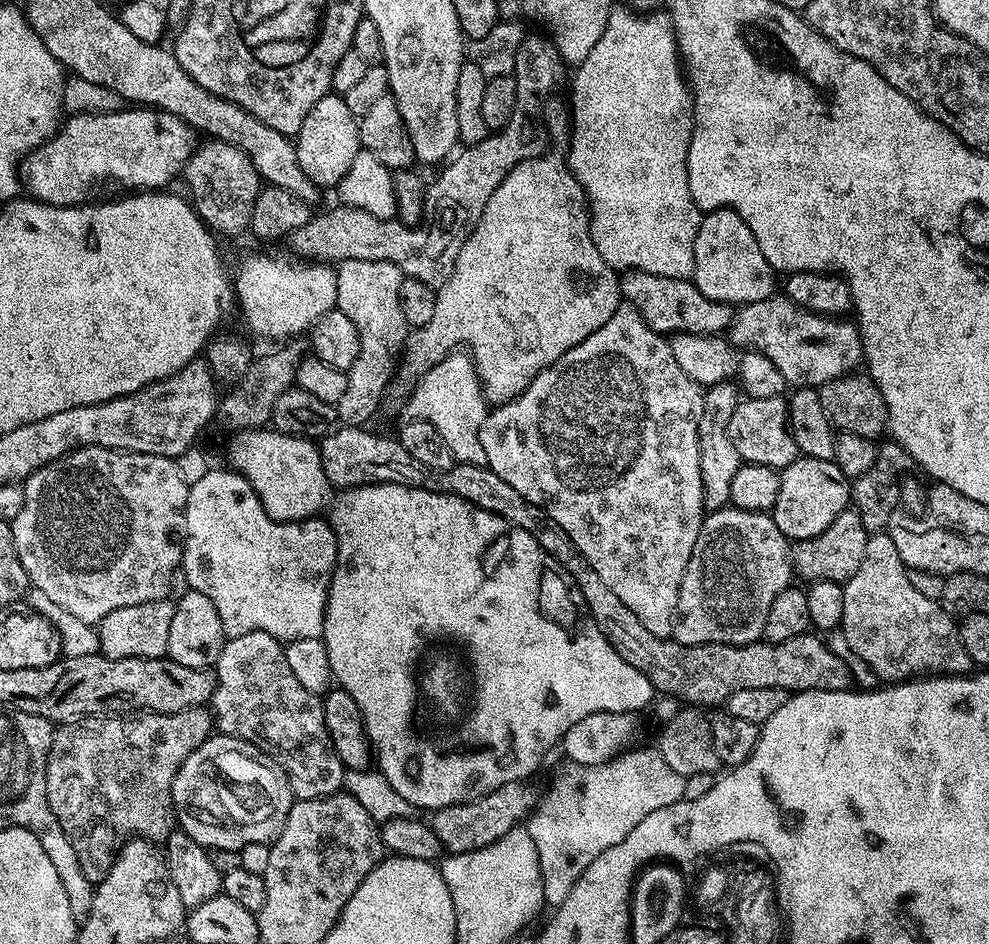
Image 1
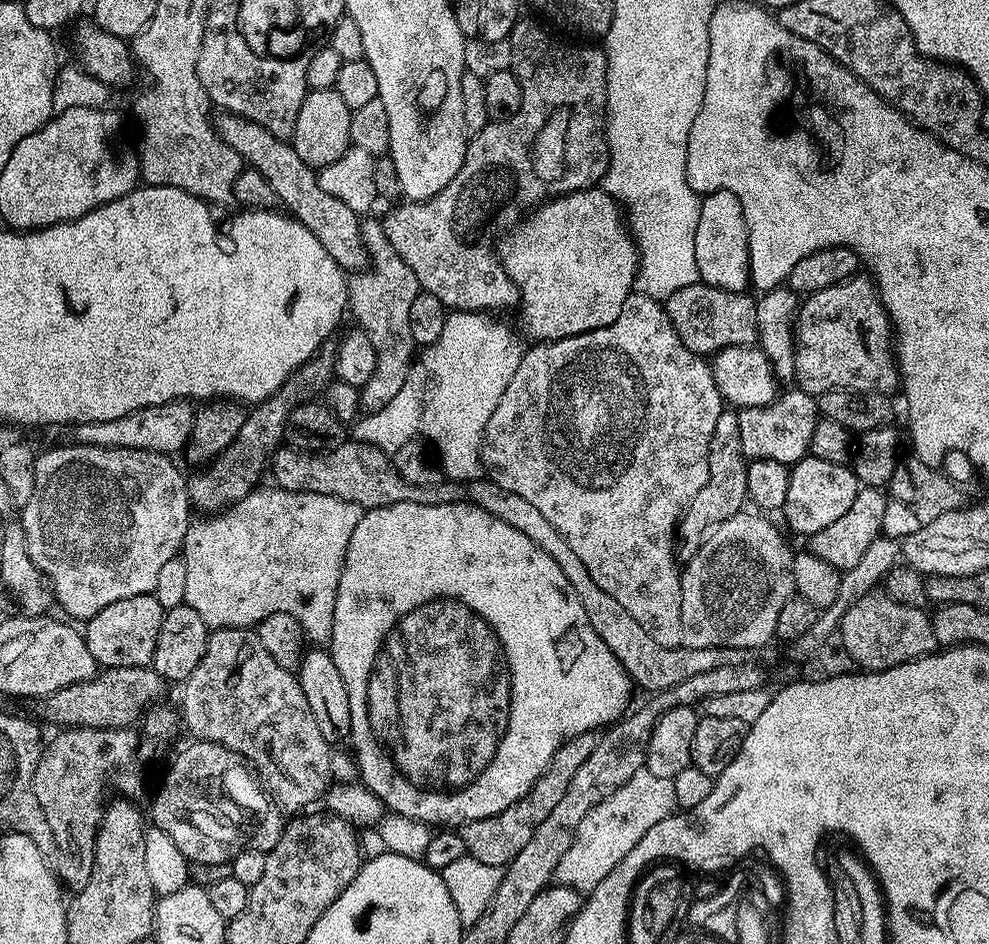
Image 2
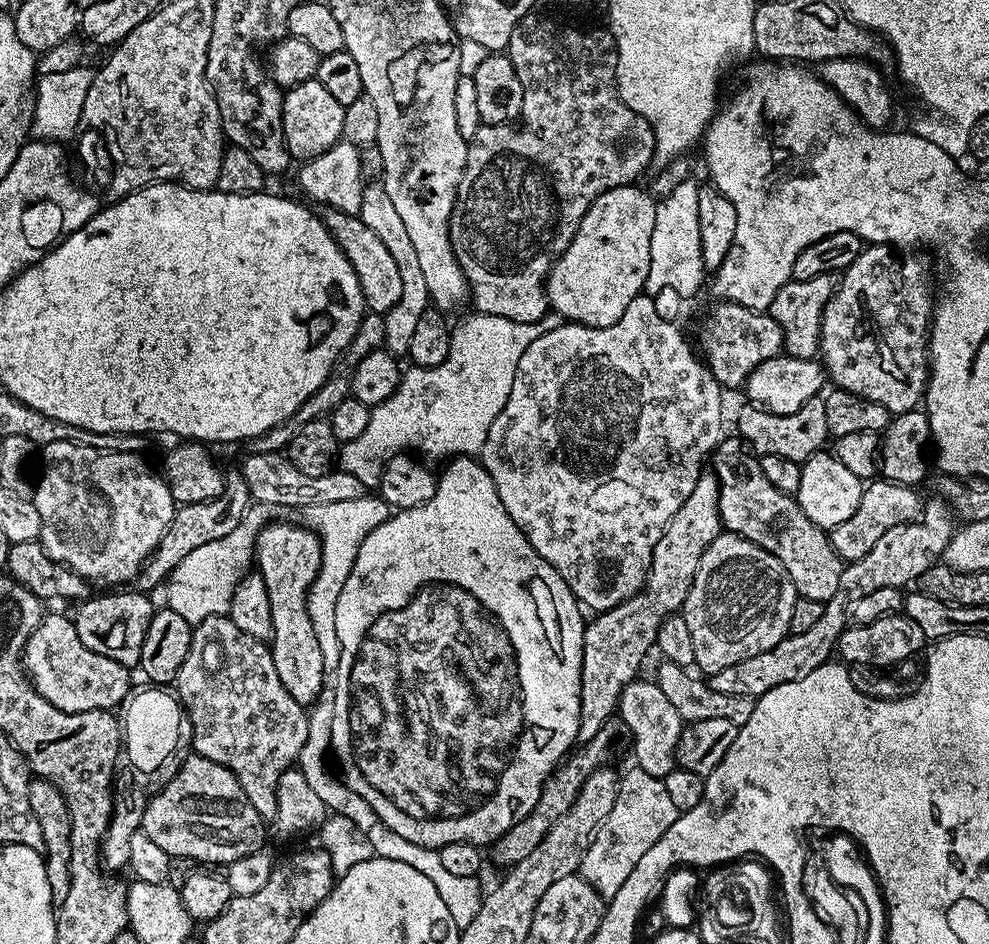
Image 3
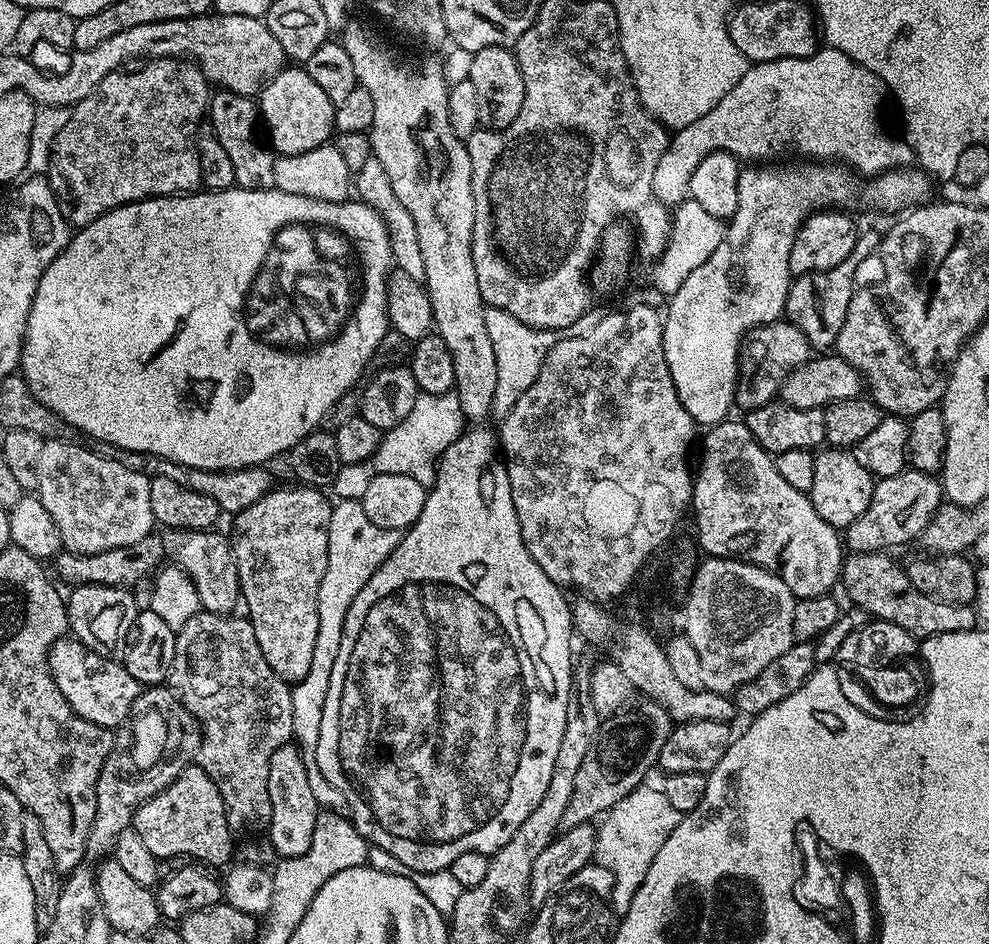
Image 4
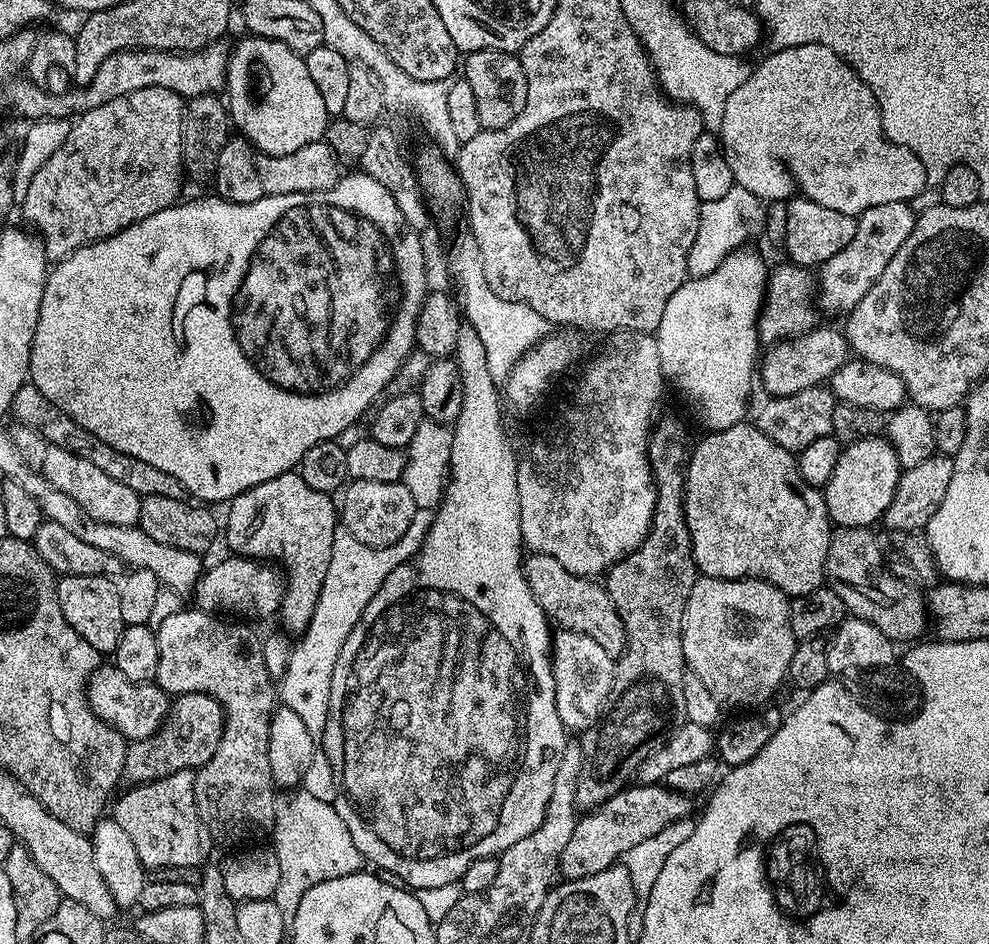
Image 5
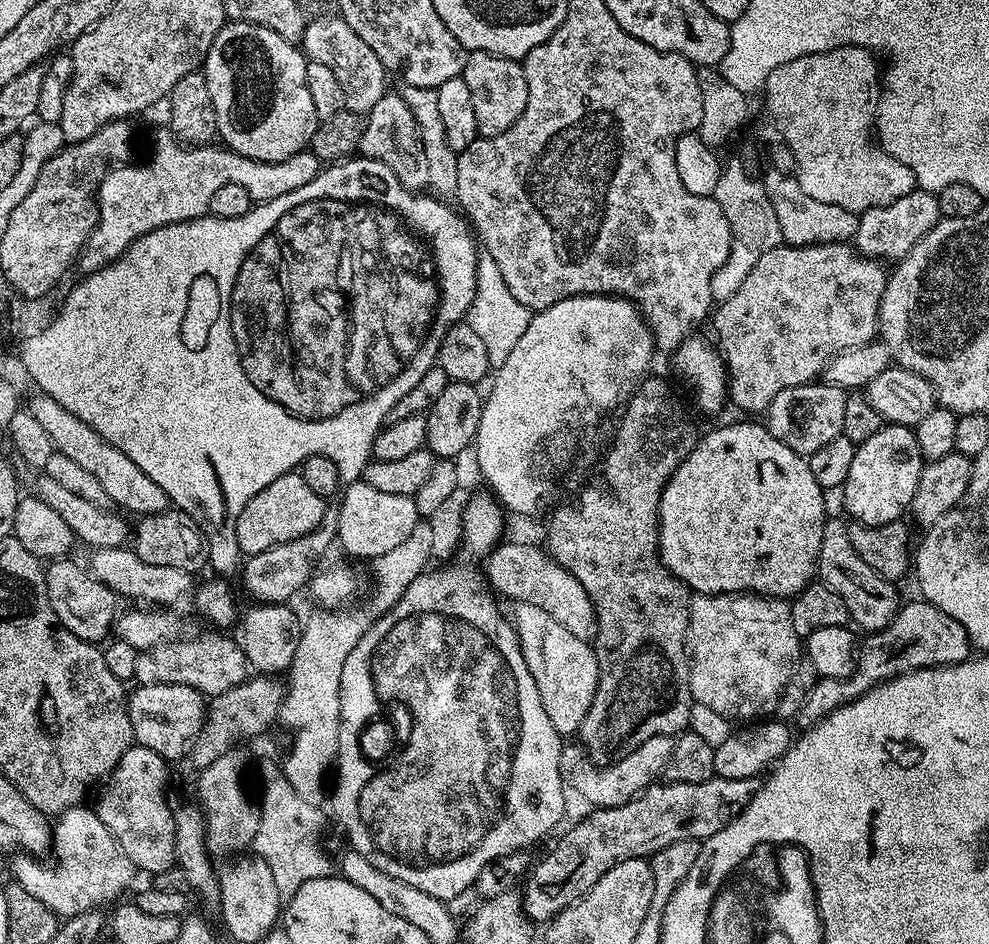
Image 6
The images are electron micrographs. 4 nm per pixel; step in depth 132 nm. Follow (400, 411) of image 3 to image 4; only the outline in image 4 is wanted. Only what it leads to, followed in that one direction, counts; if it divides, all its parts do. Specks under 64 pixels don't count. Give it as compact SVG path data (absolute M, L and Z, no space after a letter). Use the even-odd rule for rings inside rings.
M485 307L486 330L490 333L490 342L494 342L494 358L498 358L498 390L494 390L492 403L495 415L504 417L512 409L514 402L530 390L534 378L538 378L538 370L542 370L542 362L546 354L556 345L556 332L548 332L545 328L531 328L526 322L518 322L514 314L506 314L506 310ZM420 395L414 402L414 410L406 414L406 418L398 426L387 429L380 437L380 445L371 460L365 464L341 464L338 478L330 486L336 491L335 499L360 500L366 494L366 486L378 474L406 474L418 478L425 486L436 481L436 465L440 455L454 443L461 434L461 425L436 424L437 397Z

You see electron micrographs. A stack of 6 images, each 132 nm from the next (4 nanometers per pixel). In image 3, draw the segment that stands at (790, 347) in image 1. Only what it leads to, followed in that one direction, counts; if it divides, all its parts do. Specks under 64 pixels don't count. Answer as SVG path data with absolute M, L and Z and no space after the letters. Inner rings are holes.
M874 244L868 247L865 247L864 251L858 254L858 258L854 258L854 262L850 262L850 266L848 269L843 272L843 274L839 277L838 283L836 285L836 289L834 290L834 294L830 298L830 302L826 302L826 310L822 314L822 330L820 331L820 350L818 353L819 359L822 361L824 366L824 371L826 373L827 379L829 381L833 380L833 385L836 388L841 388L842 390L846 390L850 394L858 394L862 398L866 398L870 402L878 402L882 406L886 406L886 410L893 414L898 412L911 412L913 409L917 407L924 399L924 389L928 386L928 374L930 371L930 357L928 354L928 333L932 327L932 309L934 307L934 295L932 296L932 280L928 277L928 264L923 260L920 256L904 256L908 254L901 254L895 247L886 245L886 244Z

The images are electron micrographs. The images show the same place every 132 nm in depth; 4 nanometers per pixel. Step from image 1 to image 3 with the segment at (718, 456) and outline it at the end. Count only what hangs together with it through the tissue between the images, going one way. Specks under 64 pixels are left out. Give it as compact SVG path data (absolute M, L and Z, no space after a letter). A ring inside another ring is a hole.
M715 471L701 472L698 483L694 485L690 498L682 502L678 514L670 518L662 538L658 538L658 546L654 546L654 554L650 562L650 570L646 574L646 582L638 594L634 594L626 602L614 606L610 610L593 615L584 625L584 641L582 642L582 686L580 687L580 721L578 722L577 741L592 742L604 728L604 723L617 711L620 695L631 680L641 675L640 667L648 656L648 651L657 647L656 639L665 618L679 613L686 602L686 594L690 594L690 586L694 586L694 574L698 570L698 562L702 562L702 554L722 534L718 498L720 497L720 479Z

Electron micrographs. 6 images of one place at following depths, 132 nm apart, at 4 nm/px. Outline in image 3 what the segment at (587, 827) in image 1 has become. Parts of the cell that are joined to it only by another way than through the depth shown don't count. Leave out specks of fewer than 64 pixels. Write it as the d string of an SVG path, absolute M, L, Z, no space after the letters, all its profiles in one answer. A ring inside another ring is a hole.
M635 766L629 768L628 773L620 776L614 810L610 810L610 814L606 814L600 823L600 829L596 831L578 869L579 876L590 882L590 886L598 890L605 902L618 894L622 882L630 878L630 870L638 866L642 854L646 854L646 850L650 850L650 846L654 846L654 842L658 842L658 838L662 838L662 834L674 826L678 815L661 777L646 774Z

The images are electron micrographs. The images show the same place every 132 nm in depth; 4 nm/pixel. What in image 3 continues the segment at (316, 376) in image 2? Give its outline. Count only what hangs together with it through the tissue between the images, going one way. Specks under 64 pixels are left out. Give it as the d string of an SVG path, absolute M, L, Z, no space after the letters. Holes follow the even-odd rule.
M368 312L362 318L362 322L358 326L358 330L354 334L354 338L350 342L346 358L341 359L339 364L332 367L332 375L328 377L327 382L322 386L318 386L318 390L314 394L310 394L310 398L306 398L306 402L299 408L293 416L276 428L271 428L266 434L262 434L258 438L250 441L252 452L280 452L287 449L290 438L298 429L306 422L311 420L322 420L331 417L334 406L338 406L338 402L342 402L350 395L352 386L352 372L356 369L356 364L362 362L362 358L366 358L366 354L370 354L374 350L384 348L384 339L386 338L386 328L384 326L384 317L378 312ZM229 479L225 483L222 494L218 494L218 498L197 504L181 504L177 507L176 517L170 522L170 526L166 526L166 532L162 534L158 546L140 565L140 571L134 581L135 587L139 591L148 594L151 593L151 588L156 588L159 584L161 587L172 575L178 562L182 562L182 558L186 558L186 554L198 550L198 546L206 546L206 542L226 538L226 534L230 534L230 530L234 530L234 526L238 526L238 522L250 507L250 497L243 479L235 479Z

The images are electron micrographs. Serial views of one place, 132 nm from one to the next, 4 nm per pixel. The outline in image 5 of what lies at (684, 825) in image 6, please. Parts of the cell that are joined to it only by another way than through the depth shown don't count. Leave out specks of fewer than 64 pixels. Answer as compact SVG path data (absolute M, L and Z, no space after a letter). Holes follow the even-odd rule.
M640 784L624 788L614 798L585 811L577 819L574 834L570 834L570 842L566 842L566 847L562 850L559 875L564 880L577 880L612 867L629 850L638 846L638 842L654 838L658 830L674 822L689 819L693 815L692 804L689 797L671 792L660 784Z

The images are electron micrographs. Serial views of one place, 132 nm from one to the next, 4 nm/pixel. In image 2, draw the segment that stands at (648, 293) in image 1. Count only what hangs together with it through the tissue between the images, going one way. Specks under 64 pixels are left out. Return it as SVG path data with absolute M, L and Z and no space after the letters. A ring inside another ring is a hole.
M706 283L691 284L682 290L678 290L674 295L668 297L666 301L666 311L678 338L690 351L697 356L705 358L722 351L730 346L742 346L743 348L755 345L756 339L756 300L748 297L747 291L727 292L721 288L715 288Z

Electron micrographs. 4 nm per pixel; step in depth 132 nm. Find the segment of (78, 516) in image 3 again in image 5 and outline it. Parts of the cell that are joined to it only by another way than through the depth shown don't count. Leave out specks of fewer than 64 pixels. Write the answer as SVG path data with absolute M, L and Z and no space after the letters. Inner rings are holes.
M49 446L46 450L46 462L42 462L39 471L62 494L70 494L74 502L90 518L96 522L106 522L114 526L136 526L140 523L140 502L141 496L134 494L130 486L124 486L115 478L110 478L103 470L98 470L94 462L82 458L78 454L70 454L70 450L53 448Z

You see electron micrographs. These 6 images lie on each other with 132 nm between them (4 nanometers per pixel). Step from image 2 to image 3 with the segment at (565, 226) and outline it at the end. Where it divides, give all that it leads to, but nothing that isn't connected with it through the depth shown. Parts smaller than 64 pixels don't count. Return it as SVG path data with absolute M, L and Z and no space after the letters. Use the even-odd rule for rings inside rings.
M623 184L606 190L593 202L590 210L586 210L570 246L566 246L548 272L546 287L553 313L557 312L565 321L585 324L588 328L614 326L614 322L626 314L626 306L644 292L644 283L650 274L650 238L654 234L657 203L657 197L643 192L636 184Z

